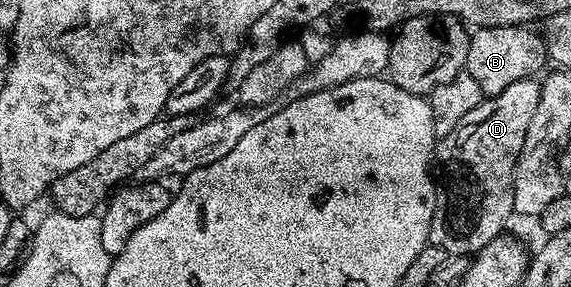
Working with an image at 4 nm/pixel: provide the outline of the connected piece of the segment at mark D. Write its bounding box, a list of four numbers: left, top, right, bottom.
[429,77,541,257]

